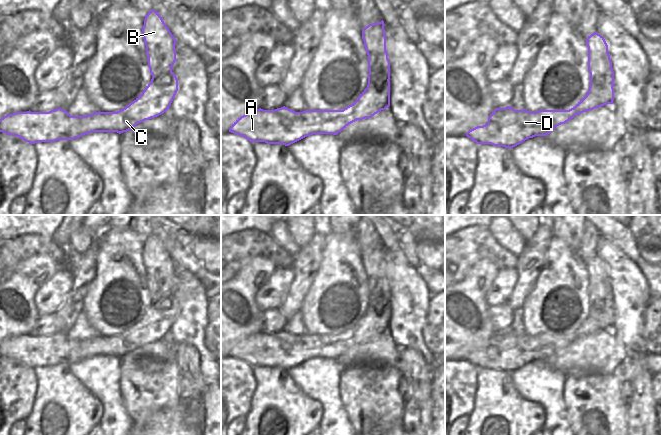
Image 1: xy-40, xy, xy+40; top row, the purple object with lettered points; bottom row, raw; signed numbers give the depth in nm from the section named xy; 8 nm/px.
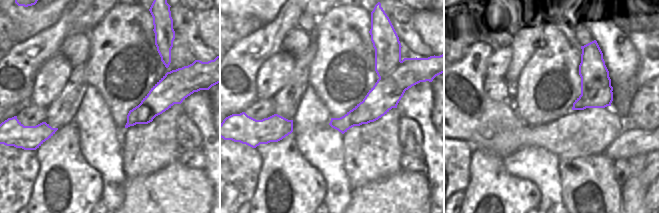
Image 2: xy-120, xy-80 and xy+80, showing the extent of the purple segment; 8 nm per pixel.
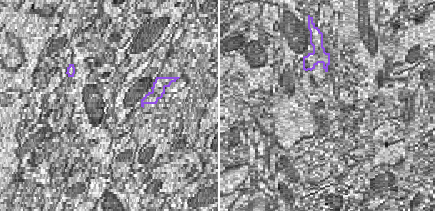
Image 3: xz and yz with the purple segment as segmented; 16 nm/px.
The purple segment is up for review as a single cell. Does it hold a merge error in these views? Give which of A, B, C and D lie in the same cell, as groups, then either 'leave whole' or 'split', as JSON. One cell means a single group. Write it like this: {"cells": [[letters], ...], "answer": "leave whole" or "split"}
{"cells": [["A", "C", "D"], ["B"]], "answer": "split"}

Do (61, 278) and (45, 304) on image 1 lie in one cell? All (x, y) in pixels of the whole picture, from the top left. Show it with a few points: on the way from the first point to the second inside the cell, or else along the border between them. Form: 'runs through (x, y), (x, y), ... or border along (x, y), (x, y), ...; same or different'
runs through (60, 284), (49, 298); same

